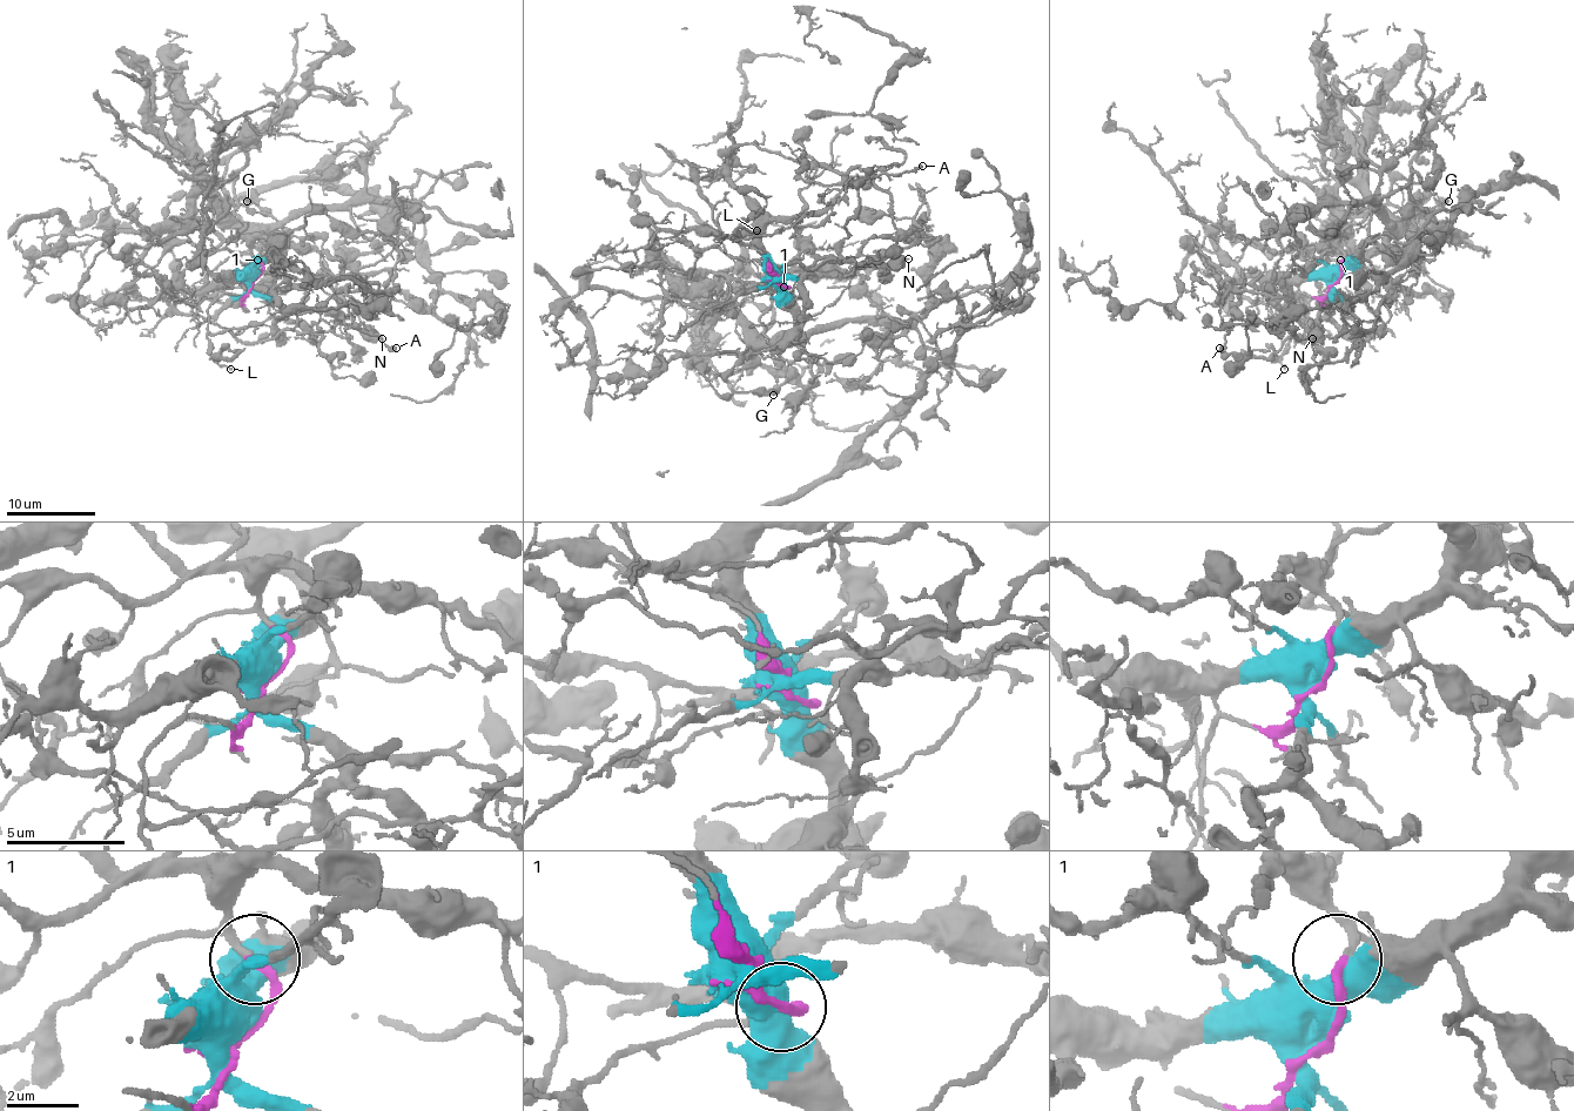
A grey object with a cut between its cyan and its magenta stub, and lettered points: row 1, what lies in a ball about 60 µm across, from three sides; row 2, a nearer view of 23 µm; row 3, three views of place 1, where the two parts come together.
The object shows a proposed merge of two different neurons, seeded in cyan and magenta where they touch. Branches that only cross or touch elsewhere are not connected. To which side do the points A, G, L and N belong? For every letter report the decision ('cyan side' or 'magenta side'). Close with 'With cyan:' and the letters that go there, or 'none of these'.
A: magenta side
G: magenta side
L: magenta side
N: cyan side
With cyan: N

